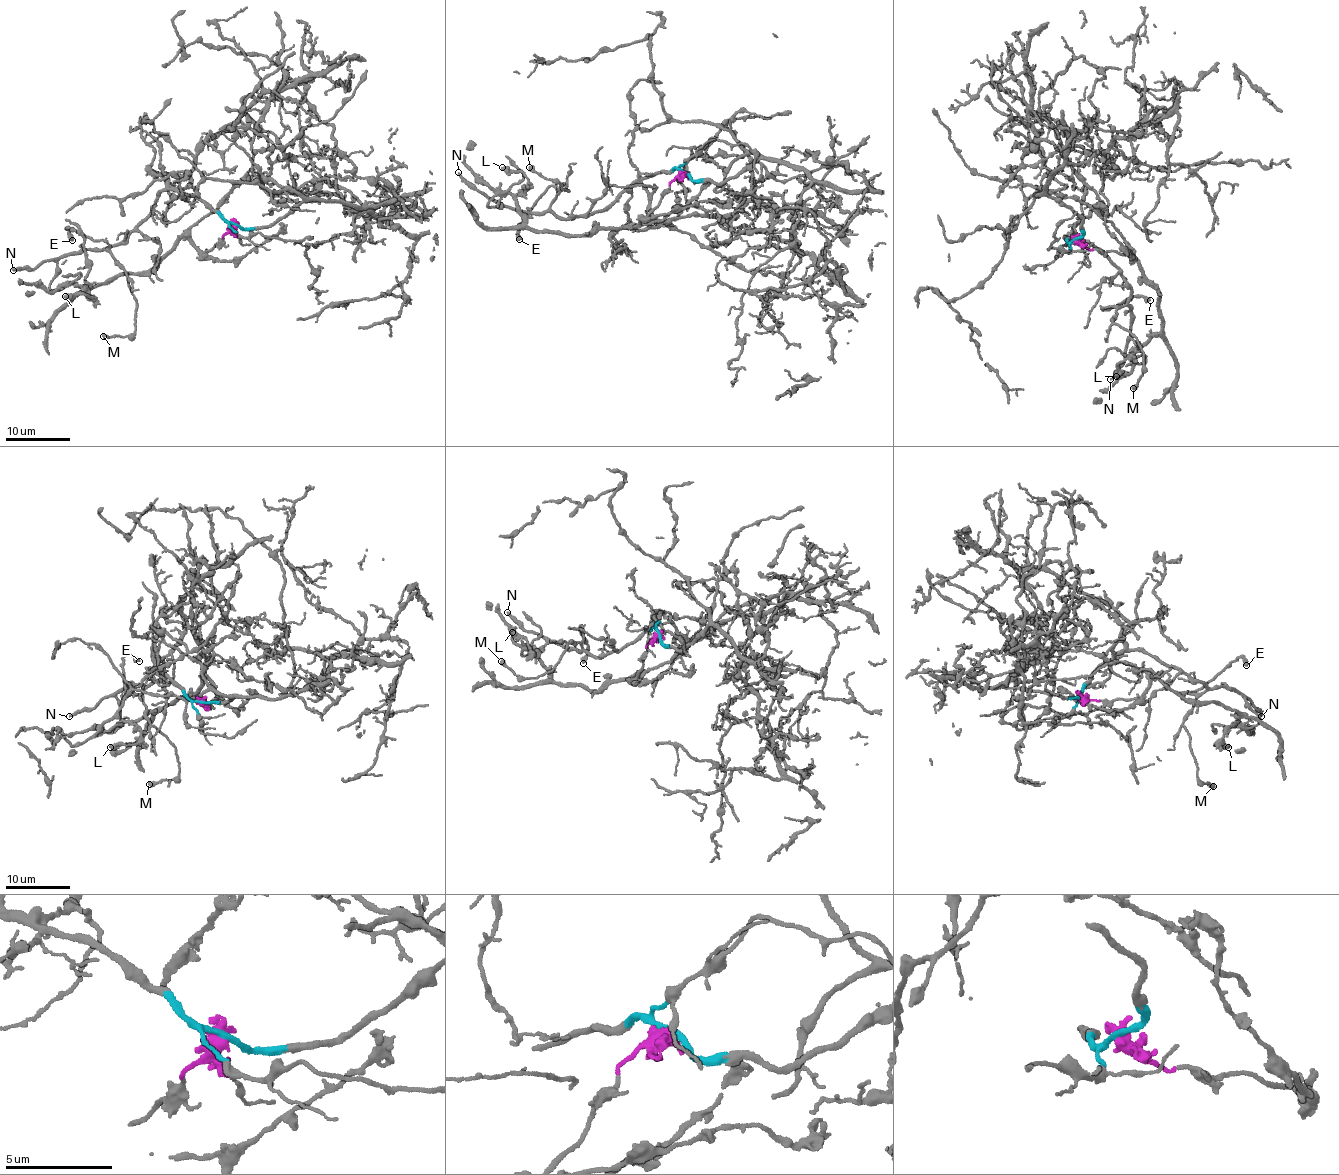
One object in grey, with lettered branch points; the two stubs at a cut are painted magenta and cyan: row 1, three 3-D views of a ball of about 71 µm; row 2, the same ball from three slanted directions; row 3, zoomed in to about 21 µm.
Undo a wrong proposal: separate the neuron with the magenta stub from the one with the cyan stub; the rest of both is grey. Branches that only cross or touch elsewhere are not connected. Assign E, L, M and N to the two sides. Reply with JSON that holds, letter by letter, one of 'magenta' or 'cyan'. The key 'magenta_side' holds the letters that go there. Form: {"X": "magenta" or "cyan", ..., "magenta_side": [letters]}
{"E": "cyan", "L": "magenta", "M": "cyan", "N": "cyan", "magenta_side": ["L"]}

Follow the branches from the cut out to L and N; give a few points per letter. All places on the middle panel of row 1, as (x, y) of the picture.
L: (684, 173), (634, 228), (566, 237), (532, 231), (526, 225), (516, 198), (528, 178), (502, 167)
N: (684, 173), (675, 168), (634, 181), (618, 201), (571, 218), (510, 208), (481, 194), (458, 173)

